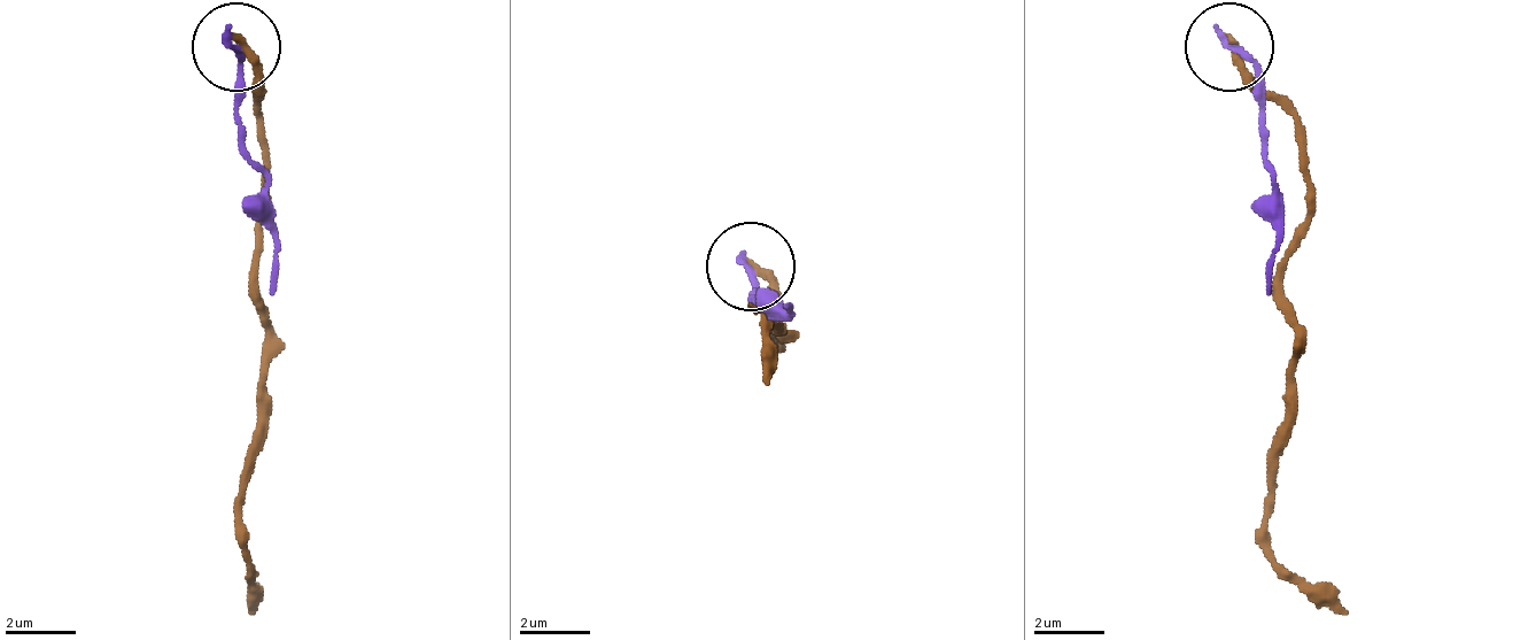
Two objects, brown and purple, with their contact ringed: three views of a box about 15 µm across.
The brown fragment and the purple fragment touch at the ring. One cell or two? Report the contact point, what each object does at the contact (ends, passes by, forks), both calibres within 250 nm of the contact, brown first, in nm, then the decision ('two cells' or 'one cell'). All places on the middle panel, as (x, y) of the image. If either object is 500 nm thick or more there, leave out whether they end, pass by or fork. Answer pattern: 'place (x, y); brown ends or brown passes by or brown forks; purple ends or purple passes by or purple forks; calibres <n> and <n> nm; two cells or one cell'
place (750, 265); brown ends; purple ends; calibres 240 and 200 nm; two cells

